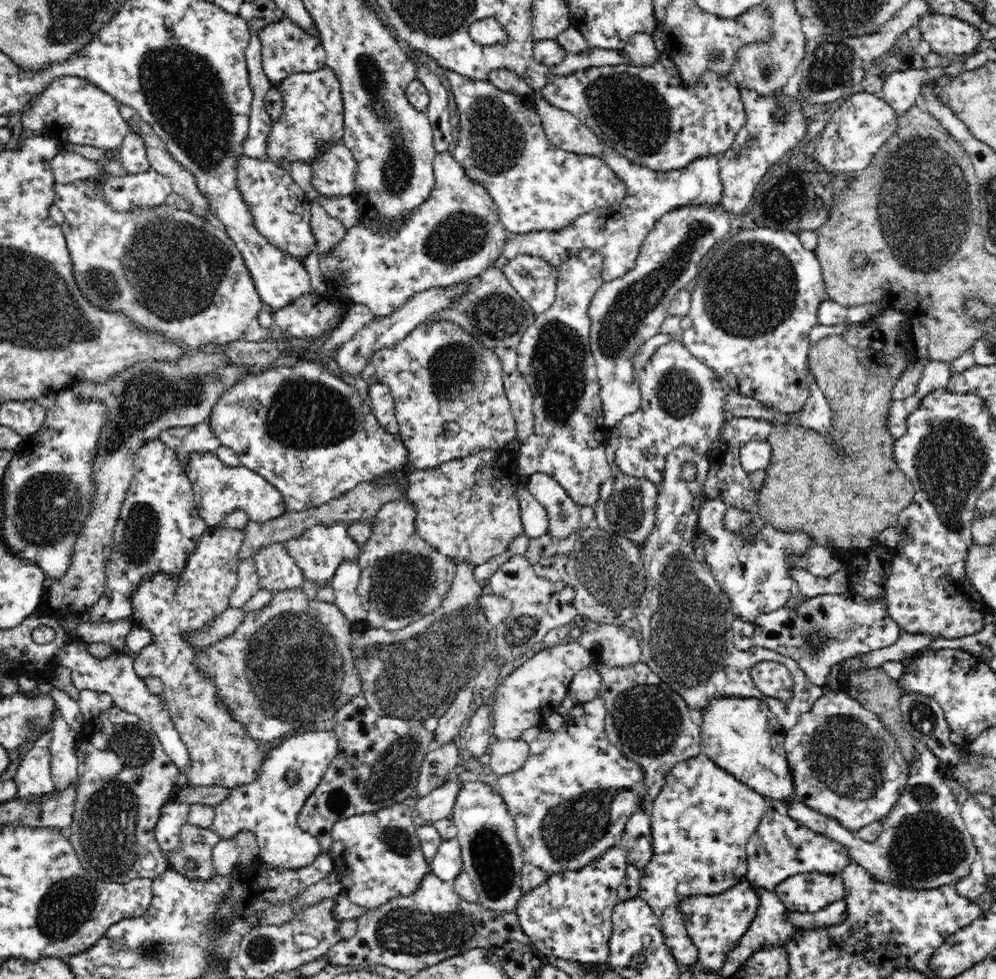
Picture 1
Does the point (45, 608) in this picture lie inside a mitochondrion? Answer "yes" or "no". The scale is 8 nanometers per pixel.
no

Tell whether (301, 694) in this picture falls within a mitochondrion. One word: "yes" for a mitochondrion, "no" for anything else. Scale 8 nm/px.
yes

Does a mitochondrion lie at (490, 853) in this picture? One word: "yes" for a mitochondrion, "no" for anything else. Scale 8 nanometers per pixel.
yes

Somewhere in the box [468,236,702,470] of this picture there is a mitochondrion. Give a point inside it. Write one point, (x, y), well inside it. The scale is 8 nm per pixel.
(558, 365)

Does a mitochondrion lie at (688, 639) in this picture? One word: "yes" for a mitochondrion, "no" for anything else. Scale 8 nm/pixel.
yes

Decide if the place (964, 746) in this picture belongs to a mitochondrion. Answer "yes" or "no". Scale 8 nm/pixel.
no

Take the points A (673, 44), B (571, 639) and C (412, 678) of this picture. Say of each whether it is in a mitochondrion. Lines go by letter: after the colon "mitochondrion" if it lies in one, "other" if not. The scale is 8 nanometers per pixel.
A: other
B: other
C: mitochondrion

